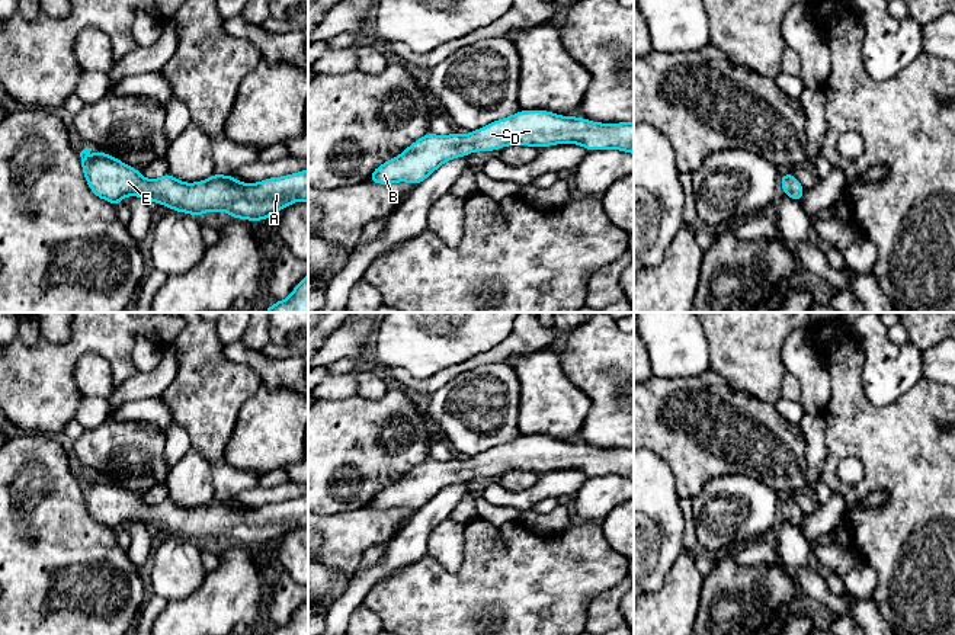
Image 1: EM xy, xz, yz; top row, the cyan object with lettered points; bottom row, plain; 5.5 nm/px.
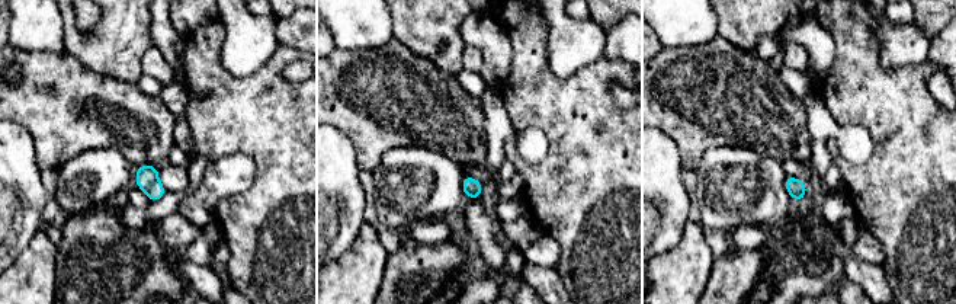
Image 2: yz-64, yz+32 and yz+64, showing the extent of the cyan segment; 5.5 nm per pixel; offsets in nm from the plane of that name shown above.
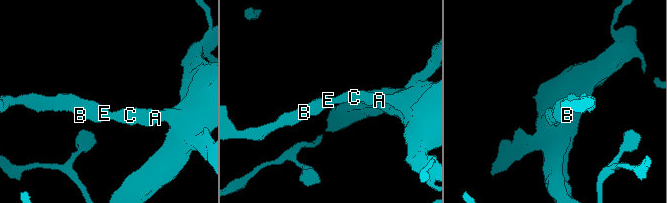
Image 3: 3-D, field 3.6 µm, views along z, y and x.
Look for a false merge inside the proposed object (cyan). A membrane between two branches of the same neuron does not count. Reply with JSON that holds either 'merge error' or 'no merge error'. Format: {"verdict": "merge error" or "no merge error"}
{"verdict": "no merge error"}

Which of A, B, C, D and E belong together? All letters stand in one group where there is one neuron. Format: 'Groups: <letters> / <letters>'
Groups: A B C D E

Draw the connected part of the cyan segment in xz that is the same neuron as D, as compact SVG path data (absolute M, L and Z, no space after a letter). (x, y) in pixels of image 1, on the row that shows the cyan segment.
M519 110L465 135L427 132L400 155L378 166L368 180L378 185L408 182L417 186L445 161L474 151L496 151L507 145L544 148L555 144L634 154L634 122L602 124L548 110Z

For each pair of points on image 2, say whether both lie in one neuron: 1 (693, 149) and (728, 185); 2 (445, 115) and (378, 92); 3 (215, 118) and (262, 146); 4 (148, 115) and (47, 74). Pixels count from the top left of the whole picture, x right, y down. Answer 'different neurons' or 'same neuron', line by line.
1: different neurons
2: same neuron
3: same neuron
4: same neuron

